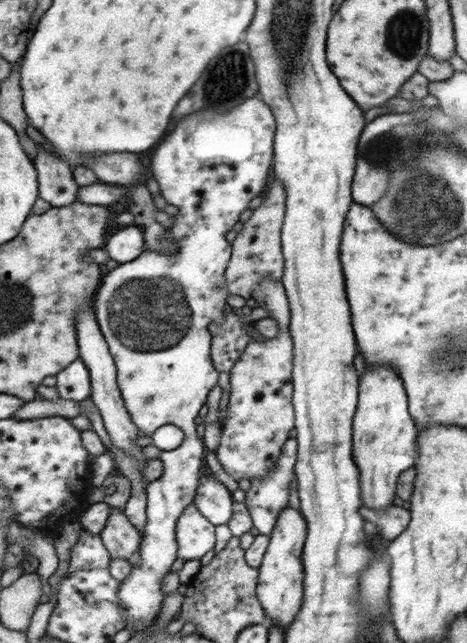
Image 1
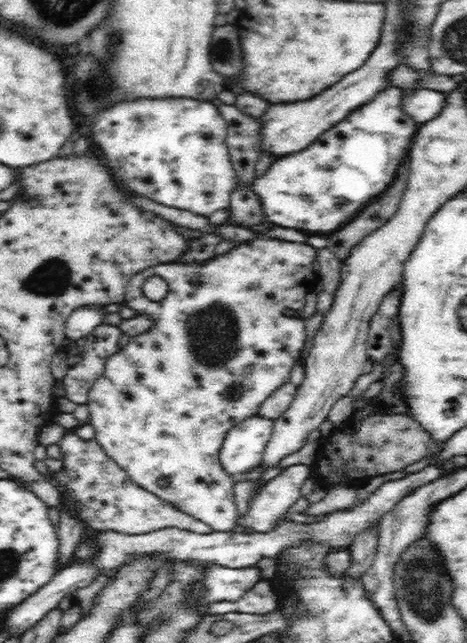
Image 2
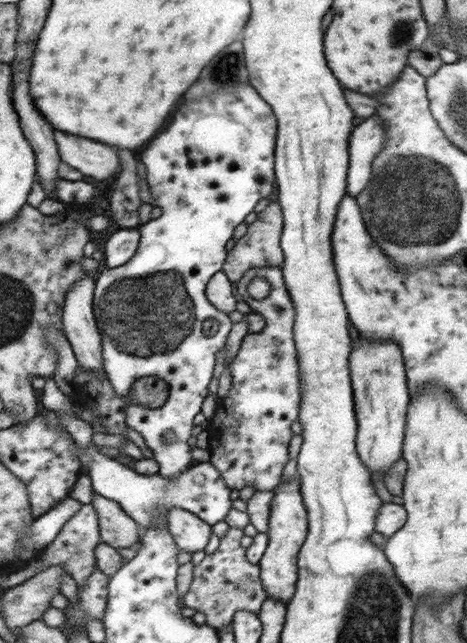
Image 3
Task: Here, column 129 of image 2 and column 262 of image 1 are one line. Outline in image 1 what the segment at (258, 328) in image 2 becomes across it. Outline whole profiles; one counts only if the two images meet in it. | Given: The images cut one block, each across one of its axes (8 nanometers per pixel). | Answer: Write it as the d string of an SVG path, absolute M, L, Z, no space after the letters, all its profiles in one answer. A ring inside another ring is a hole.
M262 280L252 292L257 304L270 311L278 322L278 336L265 340L252 338L242 356L230 370L231 394L227 405L228 418L222 421L222 440L215 454L223 469L238 481L264 477L276 465L282 445L295 427L292 404L293 342L289 332L290 310L281 280Z

